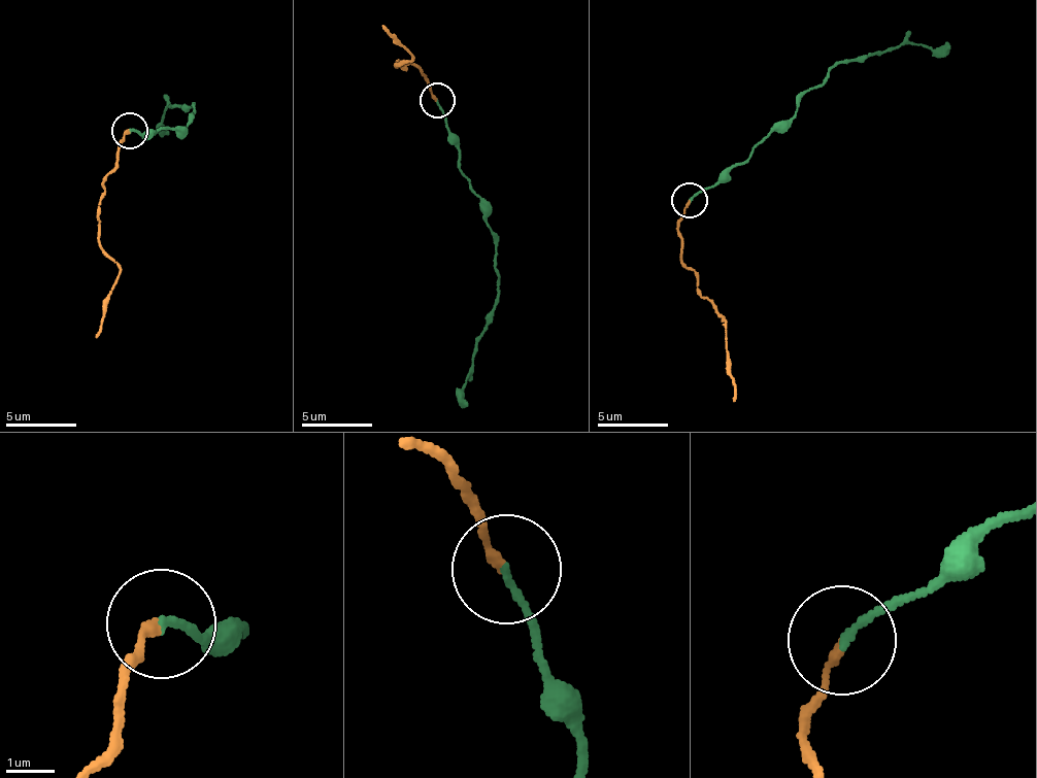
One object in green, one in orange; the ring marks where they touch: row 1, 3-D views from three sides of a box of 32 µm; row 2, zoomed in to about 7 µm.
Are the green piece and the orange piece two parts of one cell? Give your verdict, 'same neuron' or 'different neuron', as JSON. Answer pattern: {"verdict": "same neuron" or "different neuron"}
{"verdict": "same neuron"}

